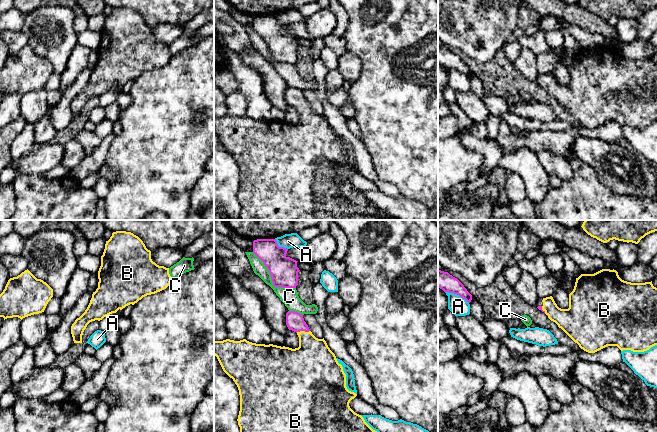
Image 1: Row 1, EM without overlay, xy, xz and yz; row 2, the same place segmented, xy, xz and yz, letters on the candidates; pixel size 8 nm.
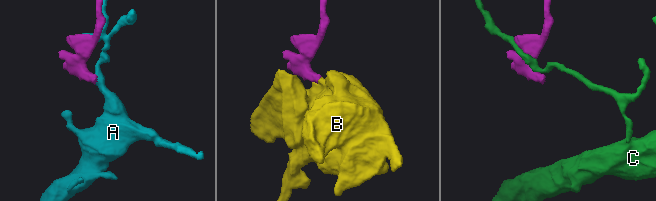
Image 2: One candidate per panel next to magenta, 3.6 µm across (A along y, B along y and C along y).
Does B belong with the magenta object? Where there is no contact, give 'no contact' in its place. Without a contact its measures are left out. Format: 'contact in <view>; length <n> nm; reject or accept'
contact in xz; length 110 nm; accept

